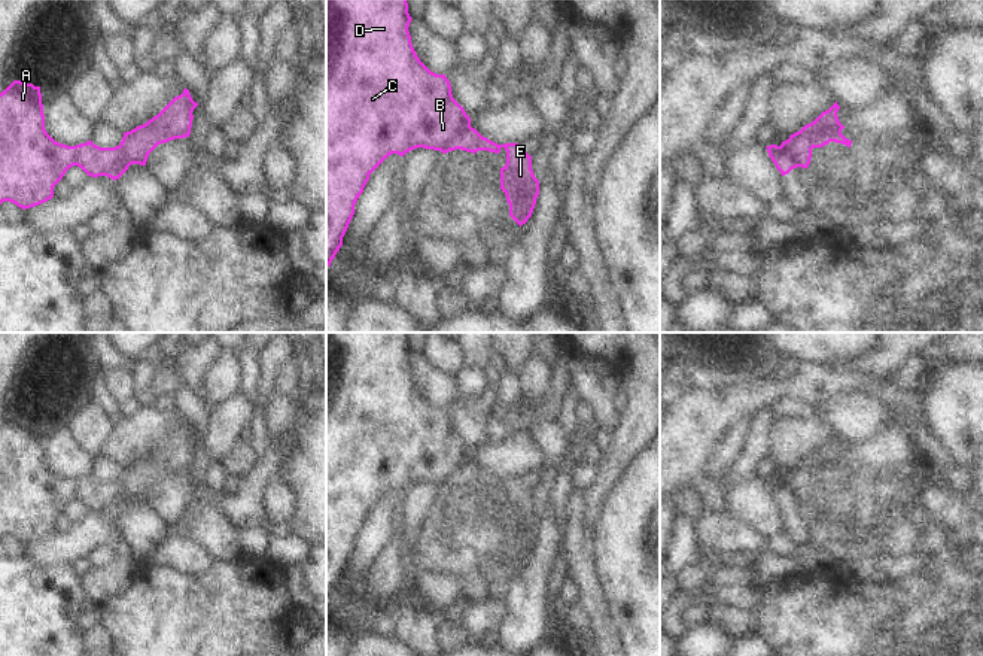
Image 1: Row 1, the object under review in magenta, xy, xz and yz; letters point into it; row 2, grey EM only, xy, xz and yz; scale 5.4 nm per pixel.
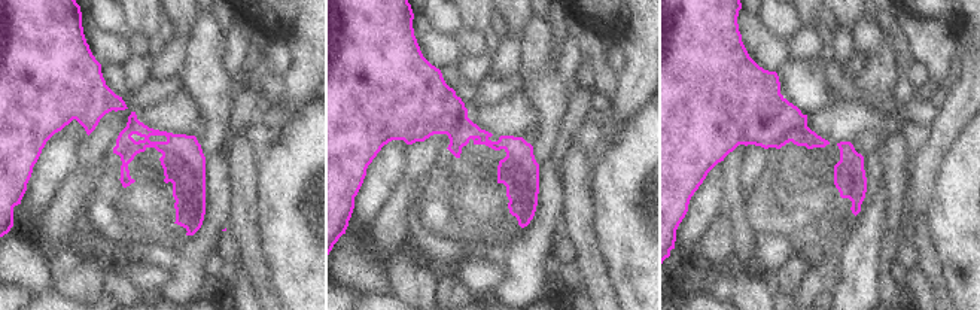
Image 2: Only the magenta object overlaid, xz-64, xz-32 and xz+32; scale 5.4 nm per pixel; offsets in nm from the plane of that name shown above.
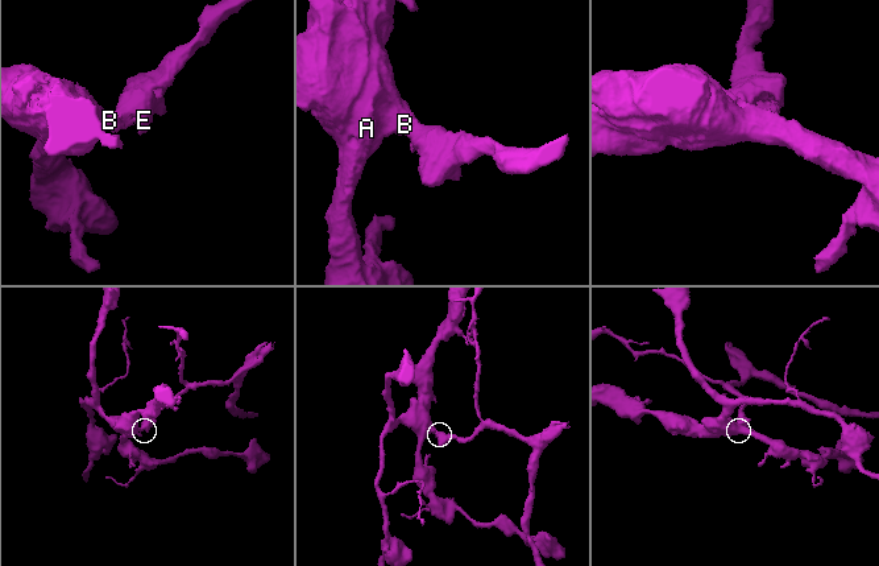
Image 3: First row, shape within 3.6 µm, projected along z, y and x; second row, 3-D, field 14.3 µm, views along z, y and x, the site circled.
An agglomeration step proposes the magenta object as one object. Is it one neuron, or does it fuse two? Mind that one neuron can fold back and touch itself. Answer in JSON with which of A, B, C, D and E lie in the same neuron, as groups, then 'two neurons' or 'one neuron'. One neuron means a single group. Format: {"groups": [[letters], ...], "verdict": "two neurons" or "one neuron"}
{"groups": [["A", "B", "C", "D"], ["E"]], "verdict": "two neurons"}

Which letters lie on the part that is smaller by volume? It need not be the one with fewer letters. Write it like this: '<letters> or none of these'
E.

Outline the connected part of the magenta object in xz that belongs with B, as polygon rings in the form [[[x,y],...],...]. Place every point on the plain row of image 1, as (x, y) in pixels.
[[[326,332],[326,602],[343,580],[343,571],[354,549],[354,538],[363,526],[369,508],[392,488],[404,491],[407,486],[424,482],[447,488],[457,479],[471,452],[453,432],[450,414],[445,409],[430,406],[417,391],[408,365],[411,350],[407,332]]]

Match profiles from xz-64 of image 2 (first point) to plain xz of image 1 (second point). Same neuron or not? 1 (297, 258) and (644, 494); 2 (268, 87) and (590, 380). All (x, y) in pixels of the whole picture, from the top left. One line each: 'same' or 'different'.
1: same
2: same

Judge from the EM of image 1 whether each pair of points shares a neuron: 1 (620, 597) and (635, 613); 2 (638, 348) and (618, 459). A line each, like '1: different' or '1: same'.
1: same
2: same

